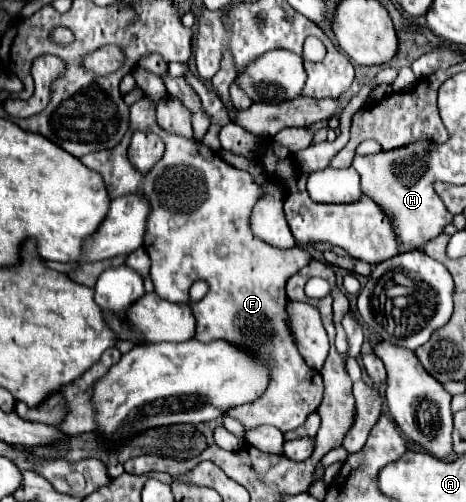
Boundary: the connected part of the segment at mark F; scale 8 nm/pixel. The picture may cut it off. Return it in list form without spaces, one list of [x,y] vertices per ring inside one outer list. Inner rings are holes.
[[[146,96],[130,108],[130,128],[116,148],[94,152],[80,160],[100,172],[110,200],[130,192],[150,202],[144,248],[152,260],[150,276],[154,290],[164,300],[192,308],[196,318],[194,338],[200,342],[226,340],[248,350],[268,366],[270,384],[266,392],[250,404],[230,408],[228,416],[240,420],[244,428],[262,424],[276,426],[282,432],[298,428],[322,404],[324,384],[320,372],[304,362],[292,338],[286,282],[312,256],[302,246],[278,250],[252,236],[250,212],[262,192],[252,176],[226,164],[202,142],[190,142],[164,132],[156,124],[152,102]],[[138,130],[154,132],[166,144],[162,160],[148,174],[140,174],[126,156],[130,136]],[[196,280],[206,280],[210,286],[200,302],[190,300],[190,286]]]

